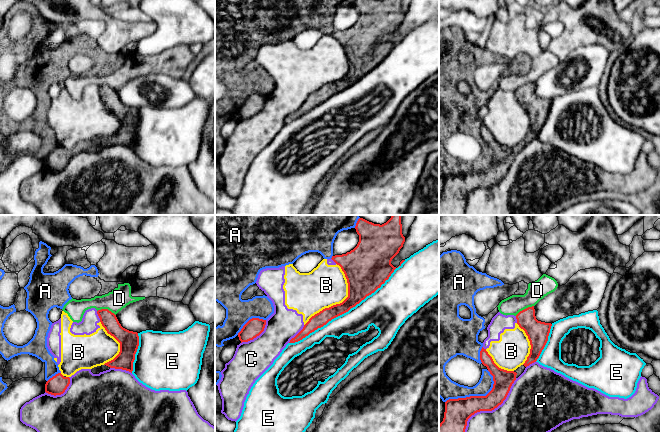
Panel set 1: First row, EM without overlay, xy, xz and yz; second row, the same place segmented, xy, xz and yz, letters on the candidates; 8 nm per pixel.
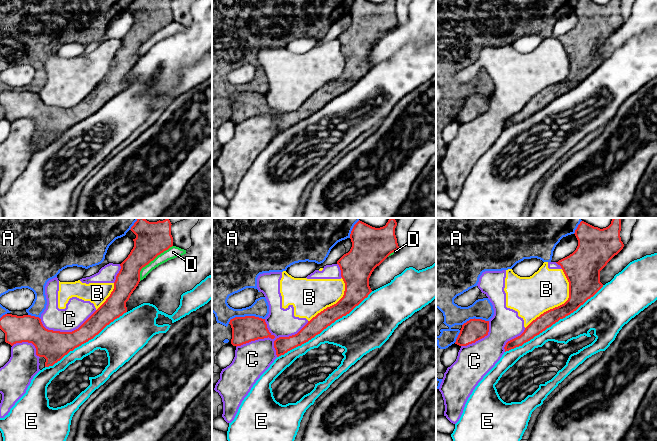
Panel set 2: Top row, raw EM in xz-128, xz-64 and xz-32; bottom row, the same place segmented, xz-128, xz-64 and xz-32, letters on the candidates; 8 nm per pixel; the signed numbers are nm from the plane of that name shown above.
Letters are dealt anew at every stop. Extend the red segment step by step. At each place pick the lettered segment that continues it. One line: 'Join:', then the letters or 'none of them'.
Join: none of them

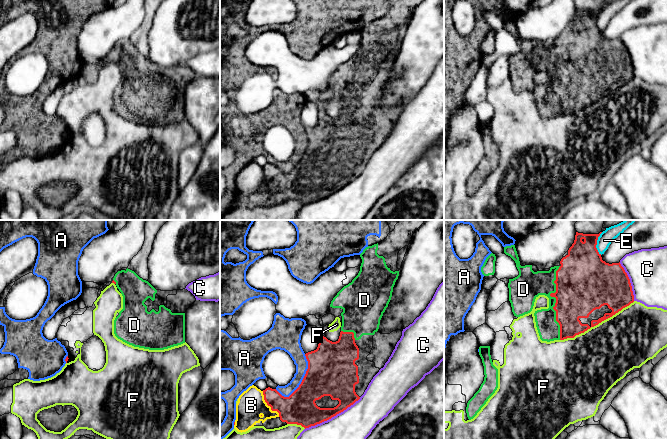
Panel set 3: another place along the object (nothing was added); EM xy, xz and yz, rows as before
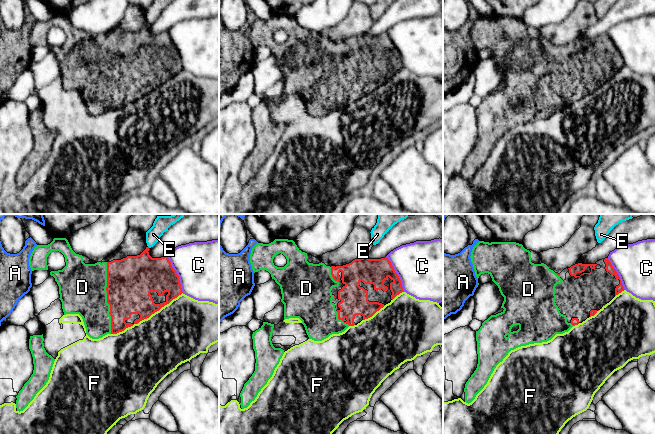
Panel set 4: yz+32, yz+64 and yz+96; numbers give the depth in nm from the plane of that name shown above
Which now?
Join: D

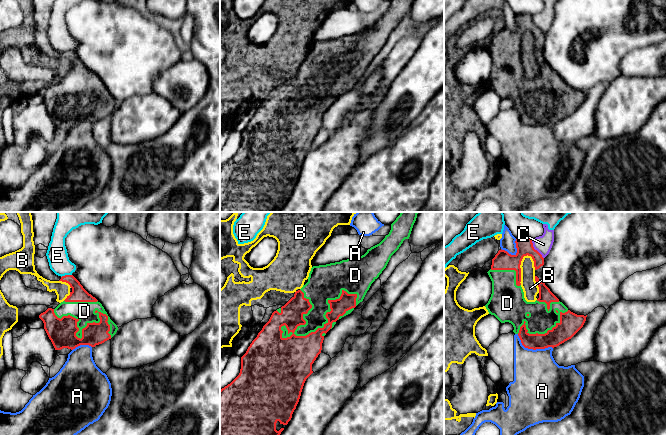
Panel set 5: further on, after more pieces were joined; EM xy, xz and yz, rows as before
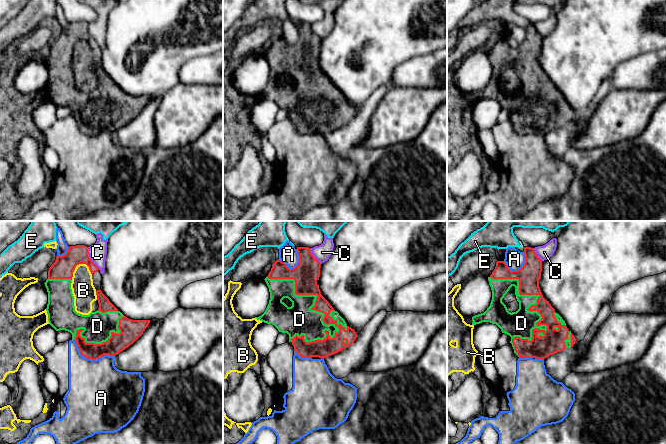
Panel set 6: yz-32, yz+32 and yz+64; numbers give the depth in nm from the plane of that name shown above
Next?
Join: D

